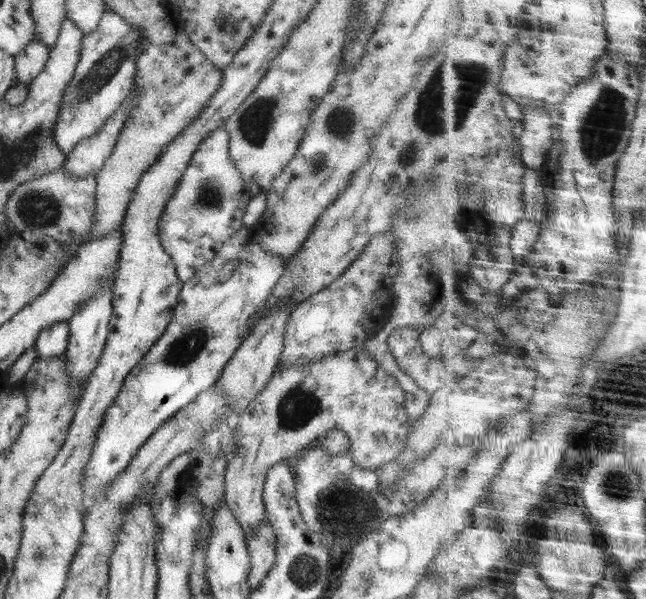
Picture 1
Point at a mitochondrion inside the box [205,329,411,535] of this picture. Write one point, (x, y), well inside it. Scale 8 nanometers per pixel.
(300, 404)

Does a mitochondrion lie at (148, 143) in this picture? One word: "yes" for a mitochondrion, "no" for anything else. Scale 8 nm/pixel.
no

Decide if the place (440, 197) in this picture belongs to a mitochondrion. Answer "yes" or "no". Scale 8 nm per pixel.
no

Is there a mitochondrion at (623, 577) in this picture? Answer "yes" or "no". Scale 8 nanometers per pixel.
no

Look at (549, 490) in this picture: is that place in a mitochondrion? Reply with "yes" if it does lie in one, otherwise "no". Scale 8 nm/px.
no

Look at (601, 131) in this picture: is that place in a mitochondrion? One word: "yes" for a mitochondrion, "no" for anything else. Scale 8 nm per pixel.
yes

